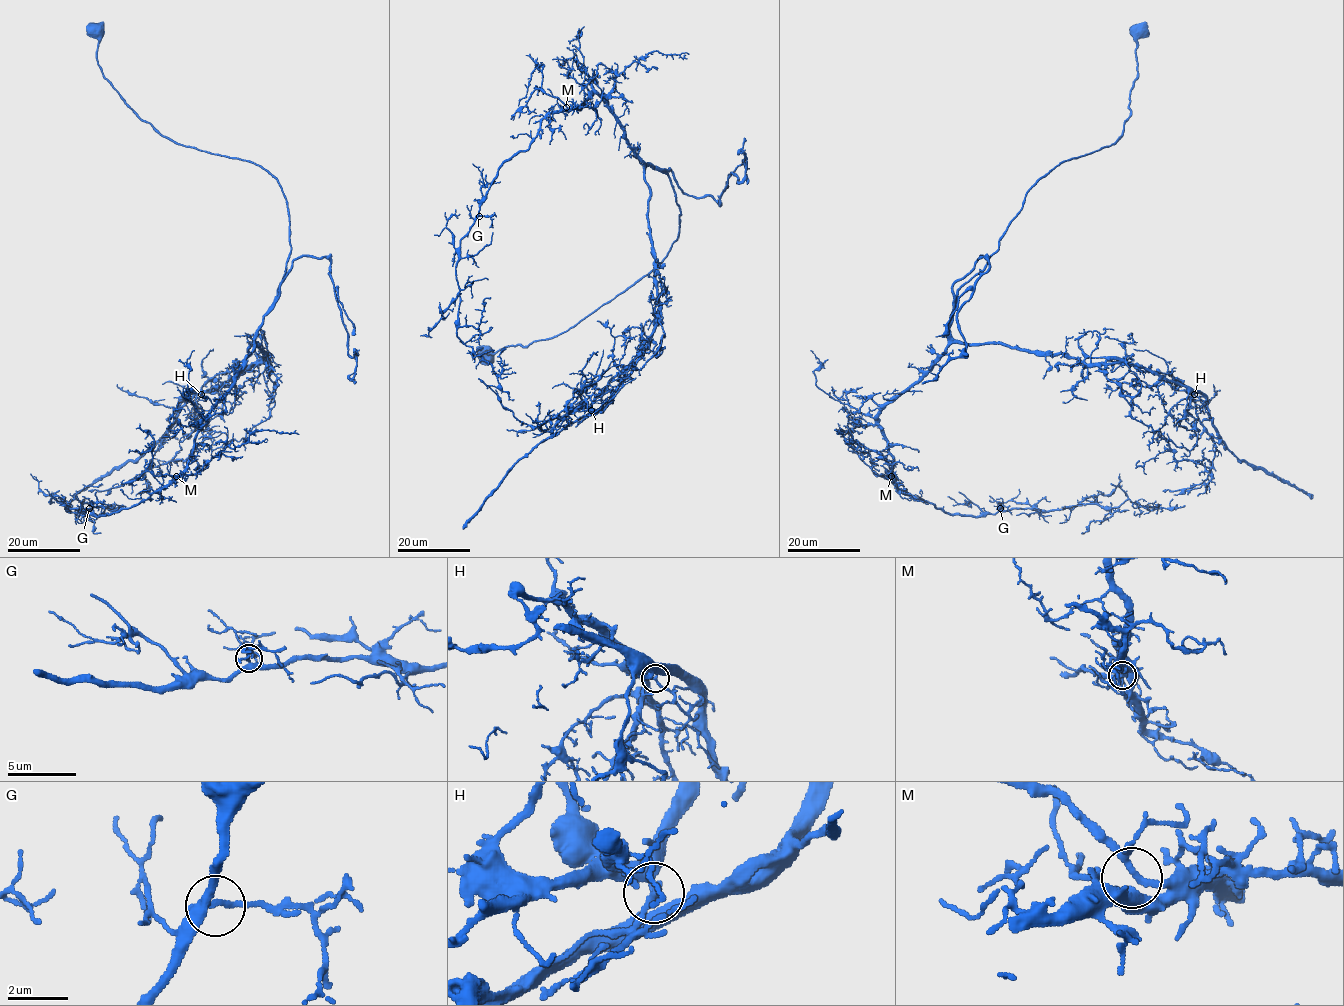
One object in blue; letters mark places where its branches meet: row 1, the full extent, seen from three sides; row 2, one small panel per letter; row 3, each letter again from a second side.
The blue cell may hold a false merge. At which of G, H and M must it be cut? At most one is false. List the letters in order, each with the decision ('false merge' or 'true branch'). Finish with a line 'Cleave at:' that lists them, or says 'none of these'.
G: true branch
H: false merge
M: true branch
Cleave at: H

